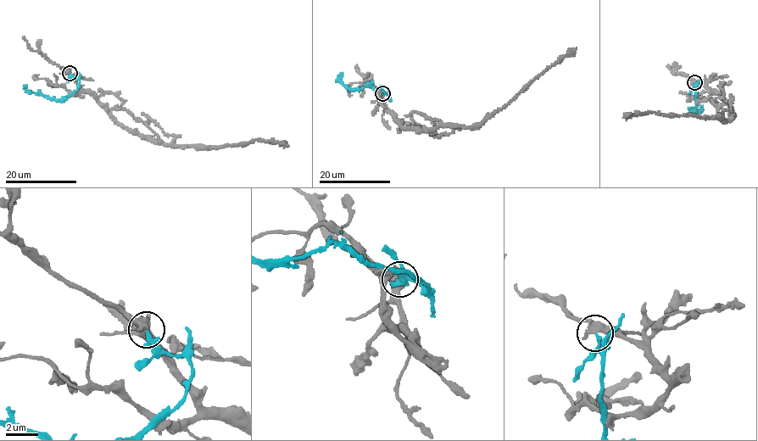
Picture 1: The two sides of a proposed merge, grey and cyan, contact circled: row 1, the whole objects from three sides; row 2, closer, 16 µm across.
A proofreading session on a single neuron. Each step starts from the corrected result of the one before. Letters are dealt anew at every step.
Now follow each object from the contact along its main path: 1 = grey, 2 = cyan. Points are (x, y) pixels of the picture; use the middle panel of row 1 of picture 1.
1: (382, 93), (383, 104), (404, 128), (420, 131), (451, 125), (474, 126), (487, 120), (576, 47)
2: (382, 93), (389, 94), (369, 86), (347, 87), (337, 80), (339, 74)

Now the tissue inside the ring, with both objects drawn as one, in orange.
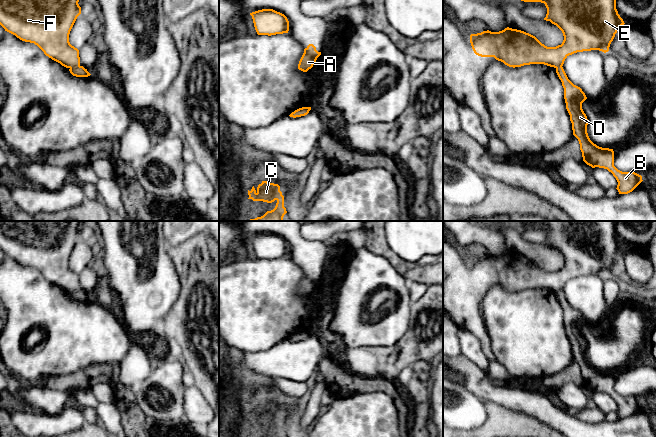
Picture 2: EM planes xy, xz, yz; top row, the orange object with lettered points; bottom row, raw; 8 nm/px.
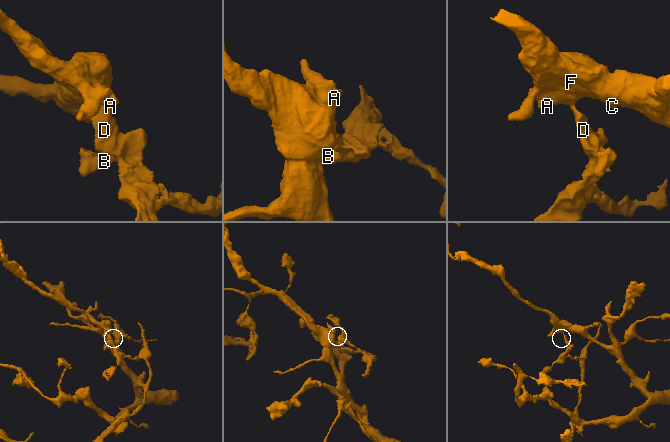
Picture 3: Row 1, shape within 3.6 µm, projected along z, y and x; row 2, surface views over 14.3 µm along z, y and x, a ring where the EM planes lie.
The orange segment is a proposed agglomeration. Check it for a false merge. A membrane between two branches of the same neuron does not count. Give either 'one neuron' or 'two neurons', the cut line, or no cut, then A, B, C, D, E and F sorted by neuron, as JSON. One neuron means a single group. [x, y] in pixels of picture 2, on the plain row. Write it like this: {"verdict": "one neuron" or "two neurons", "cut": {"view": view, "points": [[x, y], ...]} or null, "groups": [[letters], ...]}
{"verdict": "two neurons", "cut": {"view": "xy", "points": [[79, 289], [70, 292]]}, "groups": [["A", "C", "E", "F"], ["B", "D"]]}

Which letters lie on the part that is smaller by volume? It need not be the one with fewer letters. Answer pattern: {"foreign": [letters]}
{"foreign": ["B", "D"]}

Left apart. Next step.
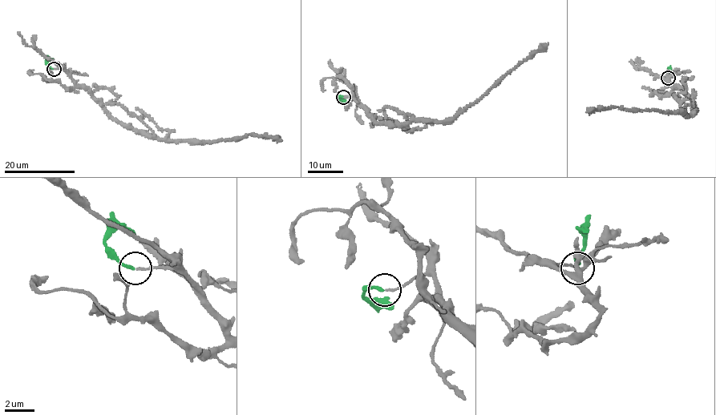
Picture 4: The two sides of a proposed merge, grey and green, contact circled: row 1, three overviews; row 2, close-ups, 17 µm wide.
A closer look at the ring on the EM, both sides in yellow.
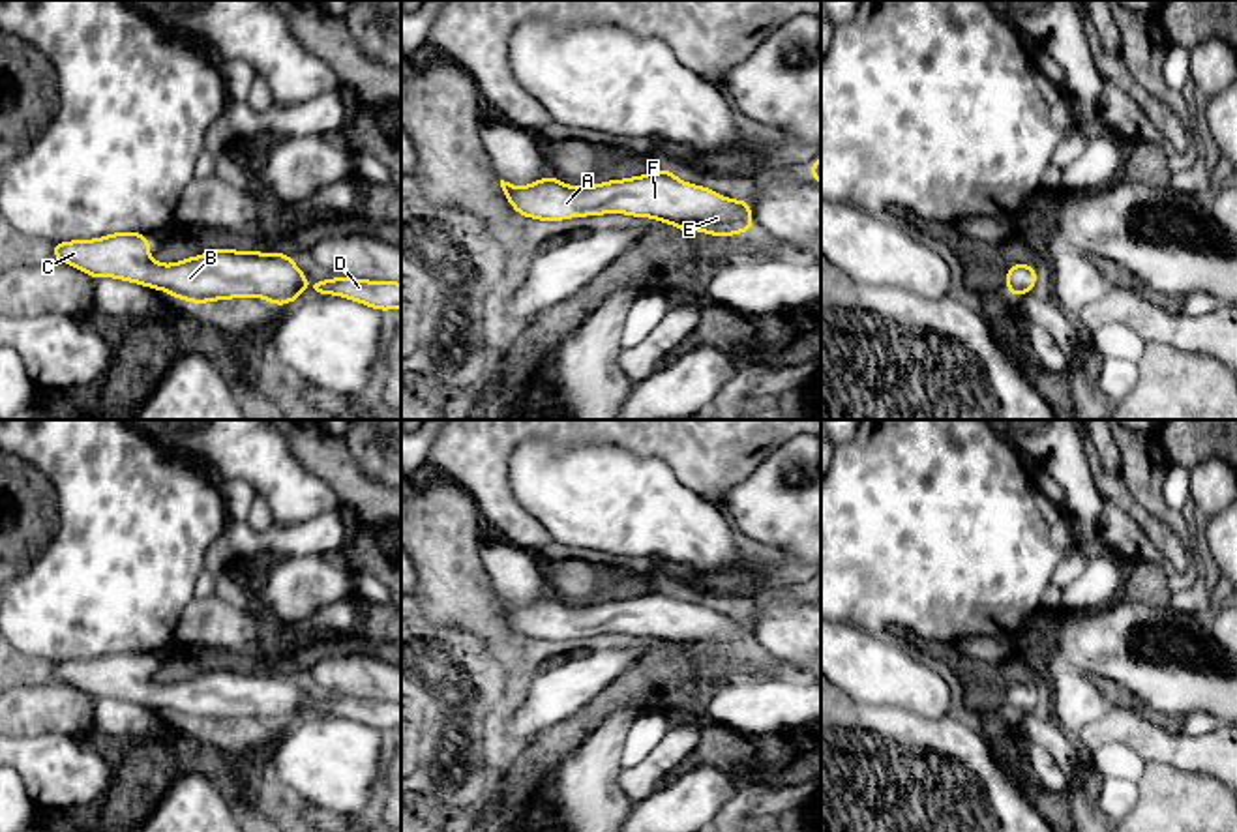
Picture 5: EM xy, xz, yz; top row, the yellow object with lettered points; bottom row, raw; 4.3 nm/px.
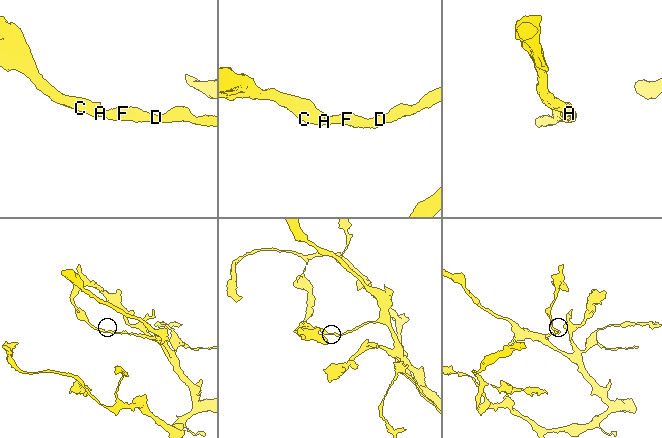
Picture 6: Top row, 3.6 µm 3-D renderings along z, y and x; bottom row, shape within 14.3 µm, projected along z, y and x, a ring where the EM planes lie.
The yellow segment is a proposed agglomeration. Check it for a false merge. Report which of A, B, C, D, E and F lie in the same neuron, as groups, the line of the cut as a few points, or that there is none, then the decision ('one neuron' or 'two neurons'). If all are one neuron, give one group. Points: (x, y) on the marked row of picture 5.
groups A B C D E F; cut none; one neuron

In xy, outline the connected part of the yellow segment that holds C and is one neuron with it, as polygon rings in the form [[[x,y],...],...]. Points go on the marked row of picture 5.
[[[114,232],[96,240],[60,242],[51,245],[51,249],[54,260],[75,266],[94,279],[124,279],[156,290],[165,290],[174,298],[191,304],[255,296],[281,307],[304,298],[300,292],[309,283],[307,275],[287,253],[212,249],[174,264],[159,264],[148,255],[150,244],[152,240],[142,232]]]

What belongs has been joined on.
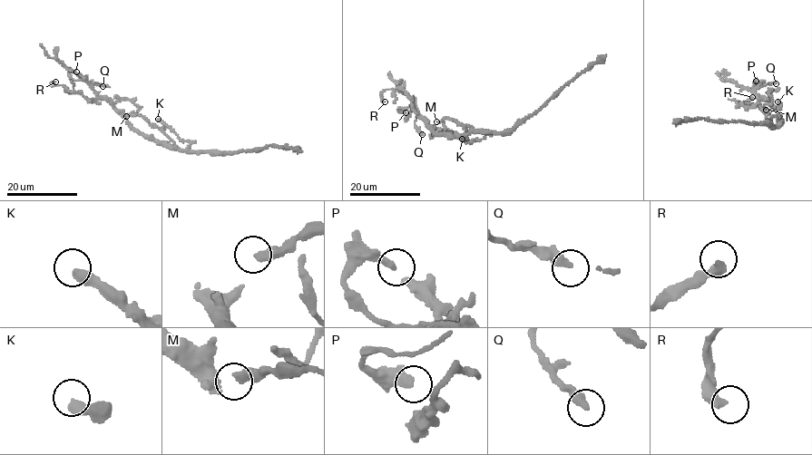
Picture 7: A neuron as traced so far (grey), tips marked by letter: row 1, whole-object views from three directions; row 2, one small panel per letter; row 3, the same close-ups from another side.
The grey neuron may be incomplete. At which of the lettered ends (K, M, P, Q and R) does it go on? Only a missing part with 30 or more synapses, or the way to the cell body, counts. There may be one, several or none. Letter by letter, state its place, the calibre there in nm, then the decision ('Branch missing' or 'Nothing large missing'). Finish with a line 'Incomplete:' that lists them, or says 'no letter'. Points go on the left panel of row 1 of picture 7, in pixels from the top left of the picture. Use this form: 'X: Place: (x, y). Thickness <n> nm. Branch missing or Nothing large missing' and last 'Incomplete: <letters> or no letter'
K: Place: (158, 119). Thickness 400 nm. Nothing large missing
M: Place: (126, 116). Thickness 380 nm. Nothing large missing
P: Place: (76, 72). Thickness 240 nm. Nothing large missing
Q: Place: (102, 86). Thickness 320 nm. Nothing large missing
R: Place: (55, 82). Thickness 380 nm. Nothing large missing
Incomplete: no letter

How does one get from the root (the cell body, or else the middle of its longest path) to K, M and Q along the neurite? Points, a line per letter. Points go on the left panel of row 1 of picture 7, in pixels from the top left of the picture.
K: (171, 150), (185, 150), (190, 142), (181, 140), (158, 119)
M: (171, 150), (175, 144), (139, 114), (126, 116)
Q: (171, 150), (142, 136), (109, 102), (98, 96), (91, 82), (102, 86)

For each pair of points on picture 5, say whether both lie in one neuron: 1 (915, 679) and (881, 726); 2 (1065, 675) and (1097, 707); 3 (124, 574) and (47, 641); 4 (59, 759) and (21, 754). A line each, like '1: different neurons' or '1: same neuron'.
1: different neurons
2: same neuron
3: same neuron
4: same neuron

